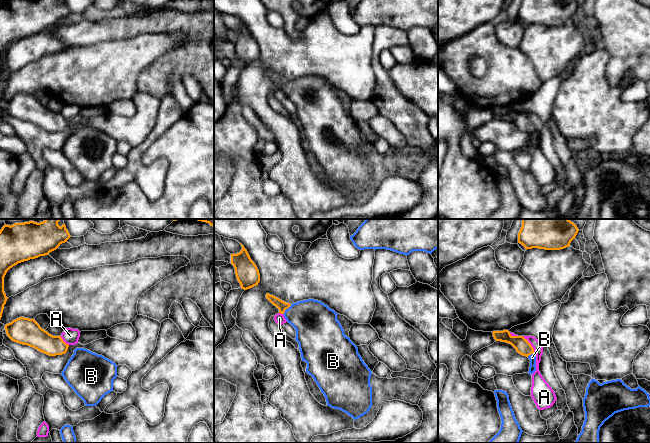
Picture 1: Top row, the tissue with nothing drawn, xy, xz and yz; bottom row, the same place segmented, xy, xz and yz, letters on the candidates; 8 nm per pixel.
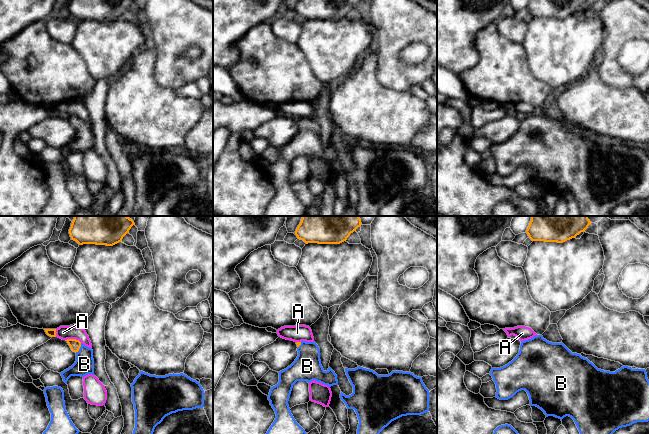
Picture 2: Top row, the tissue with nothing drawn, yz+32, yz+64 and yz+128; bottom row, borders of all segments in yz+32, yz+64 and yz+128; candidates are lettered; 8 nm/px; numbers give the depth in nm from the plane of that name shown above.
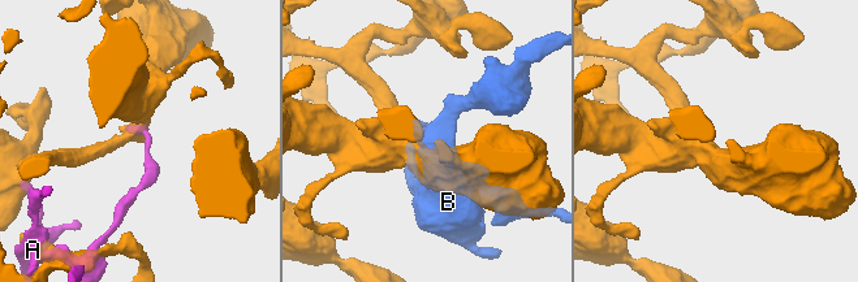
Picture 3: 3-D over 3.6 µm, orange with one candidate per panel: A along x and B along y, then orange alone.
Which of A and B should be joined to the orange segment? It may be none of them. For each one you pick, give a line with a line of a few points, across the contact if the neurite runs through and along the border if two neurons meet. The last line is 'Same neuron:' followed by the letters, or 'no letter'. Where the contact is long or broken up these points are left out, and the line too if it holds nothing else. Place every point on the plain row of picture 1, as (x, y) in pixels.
B: Line: xz (281, 81), (286, 84), (314, 97)
Same neuron: B

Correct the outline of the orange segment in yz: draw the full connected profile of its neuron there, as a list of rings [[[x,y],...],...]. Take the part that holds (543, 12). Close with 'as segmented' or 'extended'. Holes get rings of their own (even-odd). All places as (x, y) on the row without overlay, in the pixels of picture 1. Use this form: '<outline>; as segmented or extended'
[[[522,0],[518,9],[518,19],[526,26],[560,26],[570,21],[578,7],[575,0]]]; as segmented

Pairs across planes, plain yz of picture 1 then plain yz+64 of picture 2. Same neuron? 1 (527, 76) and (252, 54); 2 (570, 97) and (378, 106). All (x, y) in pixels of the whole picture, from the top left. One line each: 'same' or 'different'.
1: same
2: same

